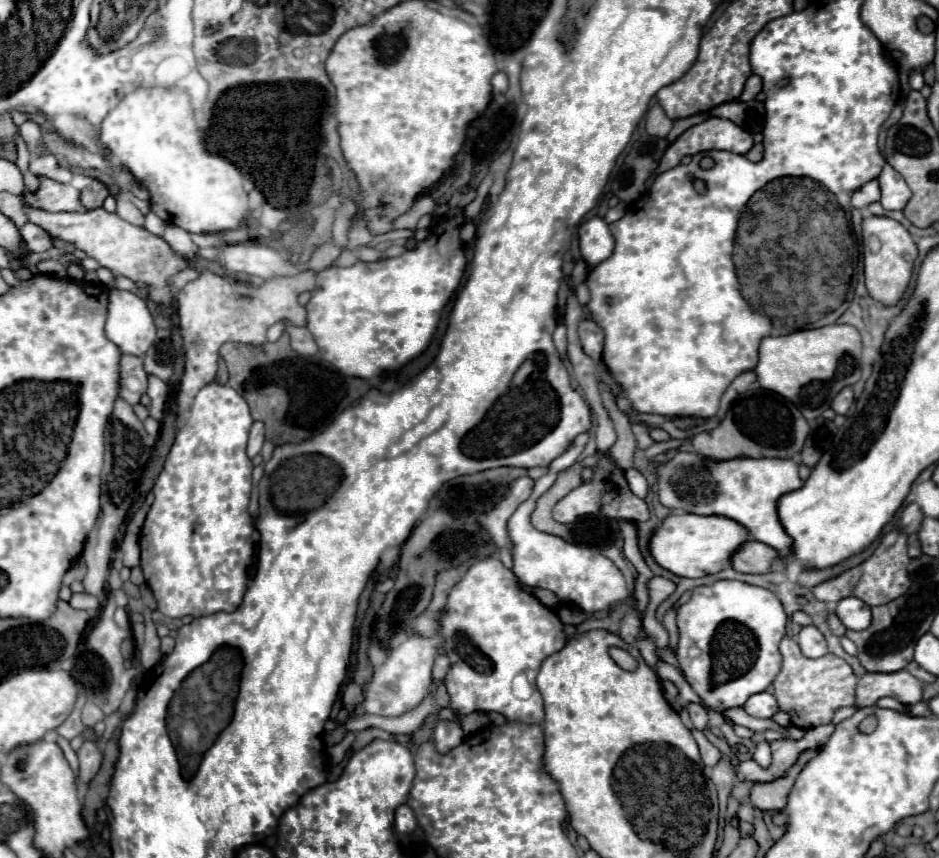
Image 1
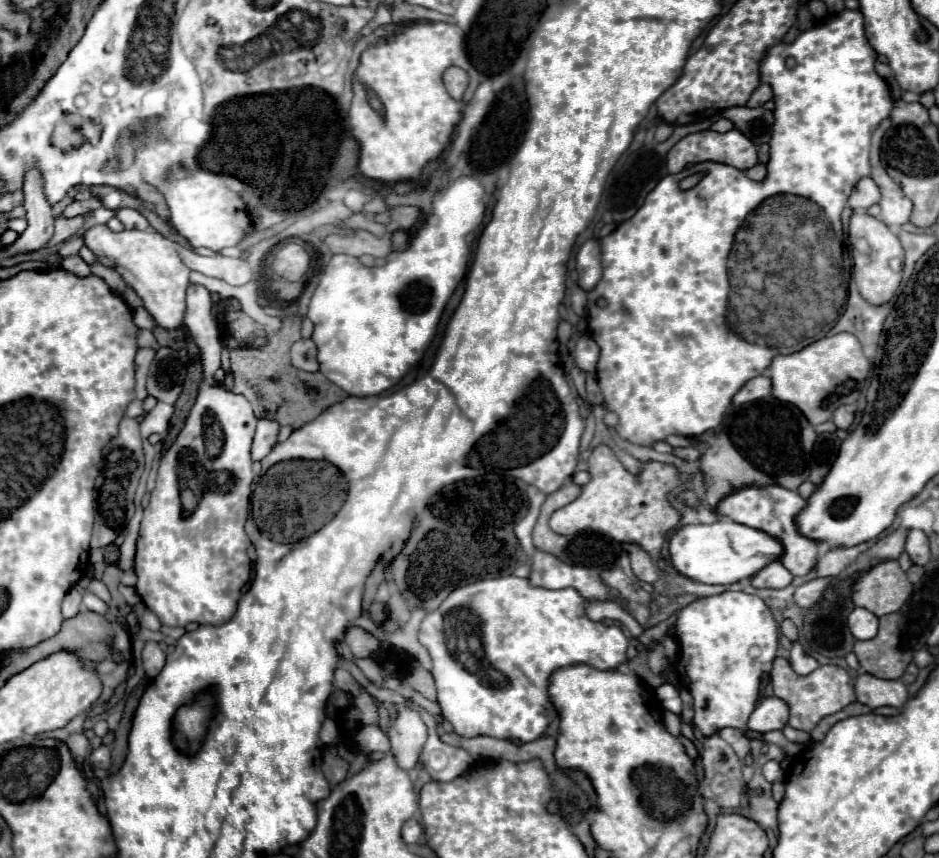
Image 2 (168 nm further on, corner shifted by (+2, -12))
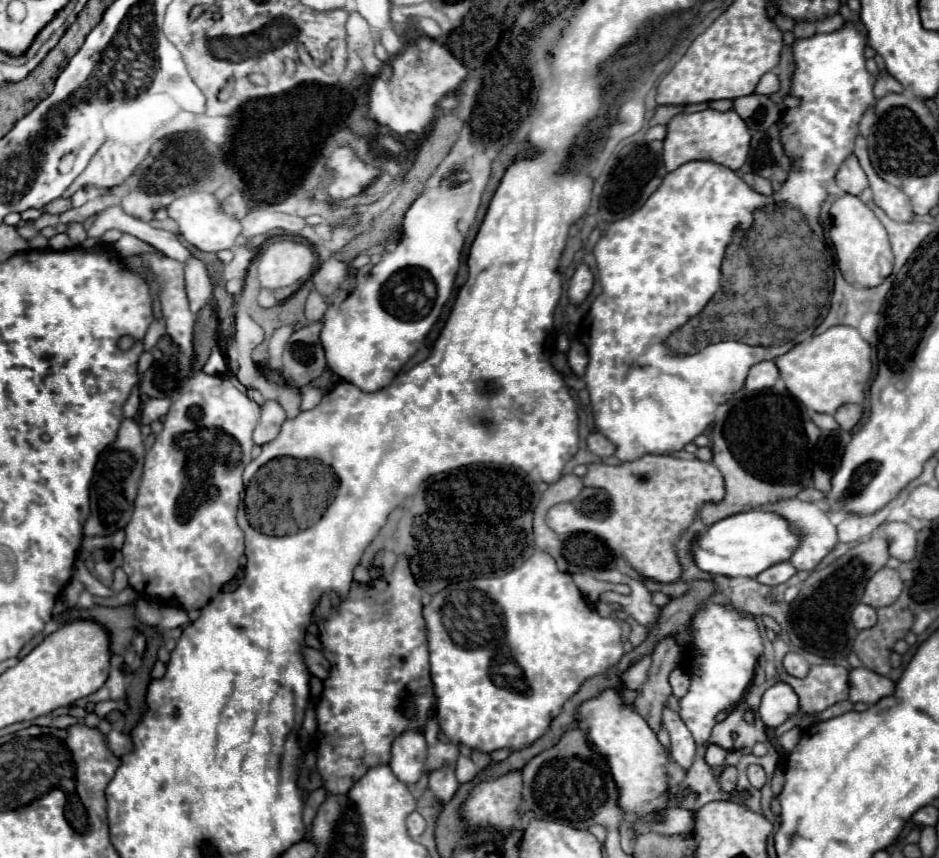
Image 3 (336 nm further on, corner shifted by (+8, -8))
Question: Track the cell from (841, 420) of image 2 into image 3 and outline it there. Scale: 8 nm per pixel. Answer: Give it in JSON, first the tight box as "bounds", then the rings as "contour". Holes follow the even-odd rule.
{"bounds":[835,405,863,431],"contour":[[[843,405],[835,413],[835,421],[839,423],[839,427],[843,431],[851,431],[859,423],[861,417],[863,417],[863,407],[861,405]]]}

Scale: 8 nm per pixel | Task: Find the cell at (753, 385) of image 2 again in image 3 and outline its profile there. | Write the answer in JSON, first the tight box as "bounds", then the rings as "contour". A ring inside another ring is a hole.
{"bounds":[745,361,779,391],"contour":[[[761,361],[751,367],[745,387],[751,391],[759,391],[759,389],[773,387],[777,379],[779,379],[779,369],[777,369],[775,361]]]}

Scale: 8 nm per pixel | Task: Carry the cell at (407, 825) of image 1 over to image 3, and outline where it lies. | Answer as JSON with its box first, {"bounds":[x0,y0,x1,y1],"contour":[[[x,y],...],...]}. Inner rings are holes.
{"bounds":[407,811,425,837],"contour":[[[417,811],[407,817],[407,831],[411,837],[419,837],[425,831],[425,819]]]}

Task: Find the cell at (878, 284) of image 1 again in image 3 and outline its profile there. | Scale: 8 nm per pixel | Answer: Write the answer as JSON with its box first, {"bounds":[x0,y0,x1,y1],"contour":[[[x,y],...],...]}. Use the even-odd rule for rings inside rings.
{"bounds":[829,195,893,287],"contour":[[[841,195],[829,209],[833,225],[829,229],[829,241],[835,247],[837,265],[841,275],[849,283],[857,283],[863,287],[879,285],[893,269],[893,253],[887,239],[887,231],[883,229],[881,221],[875,217],[873,209],[865,205],[857,195]]]}

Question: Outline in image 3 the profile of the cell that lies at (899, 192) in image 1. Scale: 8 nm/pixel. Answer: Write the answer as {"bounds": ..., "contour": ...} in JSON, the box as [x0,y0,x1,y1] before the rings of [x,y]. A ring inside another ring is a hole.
{"bounds":[855,137,915,223],"contour":[[[861,137],[857,139],[855,153],[857,153],[859,161],[861,161],[863,171],[865,171],[867,177],[869,177],[869,183],[871,183],[871,189],[873,189],[873,201],[875,201],[893,221],[899,221],[899,223],[909,223],[909,221],[913,221],[915,213],[913,213],[913,209],[911,209],[909,197],[907,197],[901,189],[889,185],[889,183],[883,181],[879,175],[875,175],[871,163],[869,163],[869,157],[867,157],[865,139],[861,139]]]}

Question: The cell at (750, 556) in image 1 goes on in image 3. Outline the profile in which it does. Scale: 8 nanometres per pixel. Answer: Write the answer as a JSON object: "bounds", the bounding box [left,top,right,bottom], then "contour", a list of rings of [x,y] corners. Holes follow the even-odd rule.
{"bounds":[757,561,797,585],"contour":[[[783,561],[783,563],[777,563],[769,569],[765,569],[763,573],[759,573],[757,581],[765,583],[765,585],[781,585],[787,579],[791,579],[795,573],[797,573],[797,569],[789,561]]]}

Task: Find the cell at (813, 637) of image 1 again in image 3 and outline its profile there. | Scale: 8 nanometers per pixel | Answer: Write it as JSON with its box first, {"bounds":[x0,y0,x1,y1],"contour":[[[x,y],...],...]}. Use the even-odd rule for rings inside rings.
{"bounds":[783,653,809,677],"contour":[[[787,653],[783,659],[783,669],[791,677],[805,677],[809,673],[809,663],[799,653]]]}

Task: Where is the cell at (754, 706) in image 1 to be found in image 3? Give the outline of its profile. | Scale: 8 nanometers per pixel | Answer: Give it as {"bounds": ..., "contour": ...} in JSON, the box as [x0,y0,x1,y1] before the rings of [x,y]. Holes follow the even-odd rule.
{"bounds":[759,681,799,727],"contour":[[[785,681],[775,683],[769,687],[761,699],[759,705],[759,717],[767,727],[779,727],[785,723],[791,715],[799,713],[799,697],[795,697],[795,691]]]}

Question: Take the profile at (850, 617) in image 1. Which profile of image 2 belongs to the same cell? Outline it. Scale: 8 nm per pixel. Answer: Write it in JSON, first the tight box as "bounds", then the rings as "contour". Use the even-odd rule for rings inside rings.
{"bounds":[847,609,879,641],"contour":[[[853,609],[849,615],[849,621],[847,621],[853,637],[861,639],[861,641],[873,639],[877,635],[877,623],[879,623],[879,619],[867,609]]]}

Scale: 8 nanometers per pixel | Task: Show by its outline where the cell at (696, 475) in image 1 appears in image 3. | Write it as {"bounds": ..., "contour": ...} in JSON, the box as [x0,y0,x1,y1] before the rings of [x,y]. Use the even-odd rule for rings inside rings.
{"bounds":[775,499,837,571],"contour":[[[787,499],[779,501],[775,511],[781,513],[801,535],[801,545],[793,553],[791,563],[799,571],[813,571],[817,563],[835,549],[837,527],[815,503]]]}

